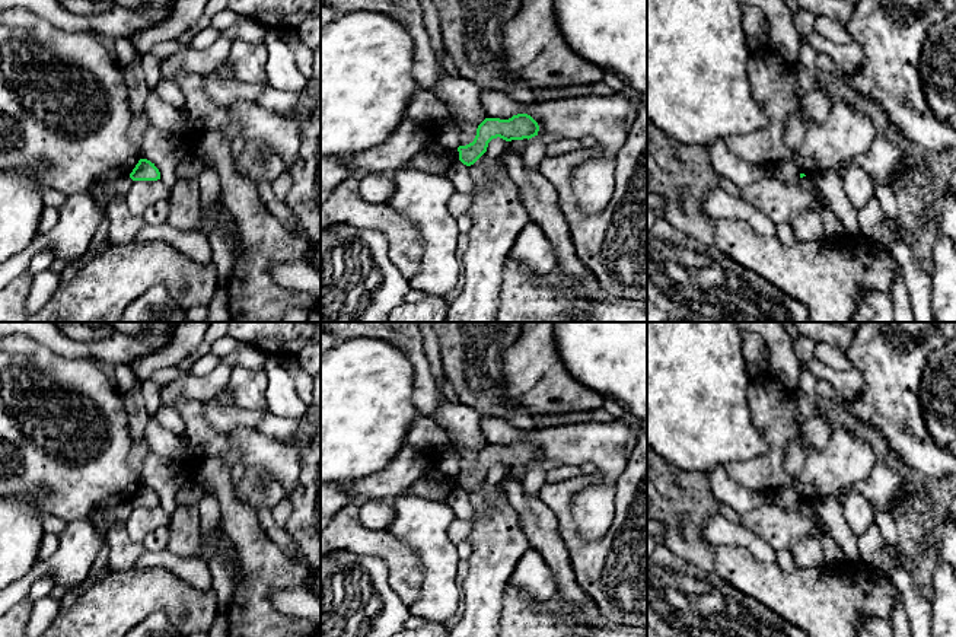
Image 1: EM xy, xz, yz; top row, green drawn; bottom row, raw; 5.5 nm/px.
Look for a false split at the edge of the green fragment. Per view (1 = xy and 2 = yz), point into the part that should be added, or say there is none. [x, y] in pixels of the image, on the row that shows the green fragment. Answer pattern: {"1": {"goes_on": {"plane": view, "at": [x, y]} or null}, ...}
{"1": {"goes_on": null}, "2": {"goes_on": null}}

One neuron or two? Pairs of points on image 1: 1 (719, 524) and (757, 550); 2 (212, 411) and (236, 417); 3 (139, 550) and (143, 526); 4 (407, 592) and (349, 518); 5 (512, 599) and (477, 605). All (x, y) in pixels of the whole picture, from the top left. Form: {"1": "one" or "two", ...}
{"1": "one", "2": "one", "3": "two", "4": "one", "5": "two"}

